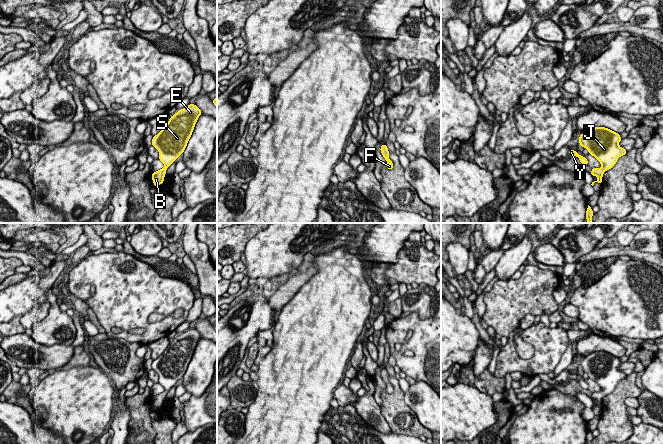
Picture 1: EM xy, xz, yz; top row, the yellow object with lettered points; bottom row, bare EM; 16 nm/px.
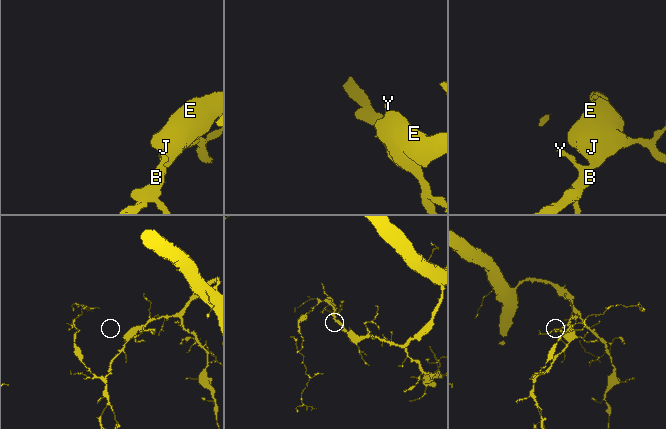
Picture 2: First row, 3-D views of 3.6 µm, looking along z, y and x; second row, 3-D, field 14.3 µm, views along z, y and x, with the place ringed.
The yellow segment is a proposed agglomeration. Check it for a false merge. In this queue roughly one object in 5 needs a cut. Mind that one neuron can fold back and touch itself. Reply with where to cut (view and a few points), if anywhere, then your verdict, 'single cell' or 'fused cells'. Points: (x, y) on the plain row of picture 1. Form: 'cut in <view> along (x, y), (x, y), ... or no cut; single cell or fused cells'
no cut; single cell

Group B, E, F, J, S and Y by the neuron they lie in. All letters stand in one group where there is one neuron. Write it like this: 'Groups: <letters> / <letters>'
Groups: B E F J S Y

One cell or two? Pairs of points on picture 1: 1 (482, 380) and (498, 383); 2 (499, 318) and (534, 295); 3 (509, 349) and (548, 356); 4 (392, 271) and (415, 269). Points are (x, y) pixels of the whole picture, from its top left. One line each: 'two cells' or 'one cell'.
1: one cell
2: one cell
3: one cell
4: one cell

